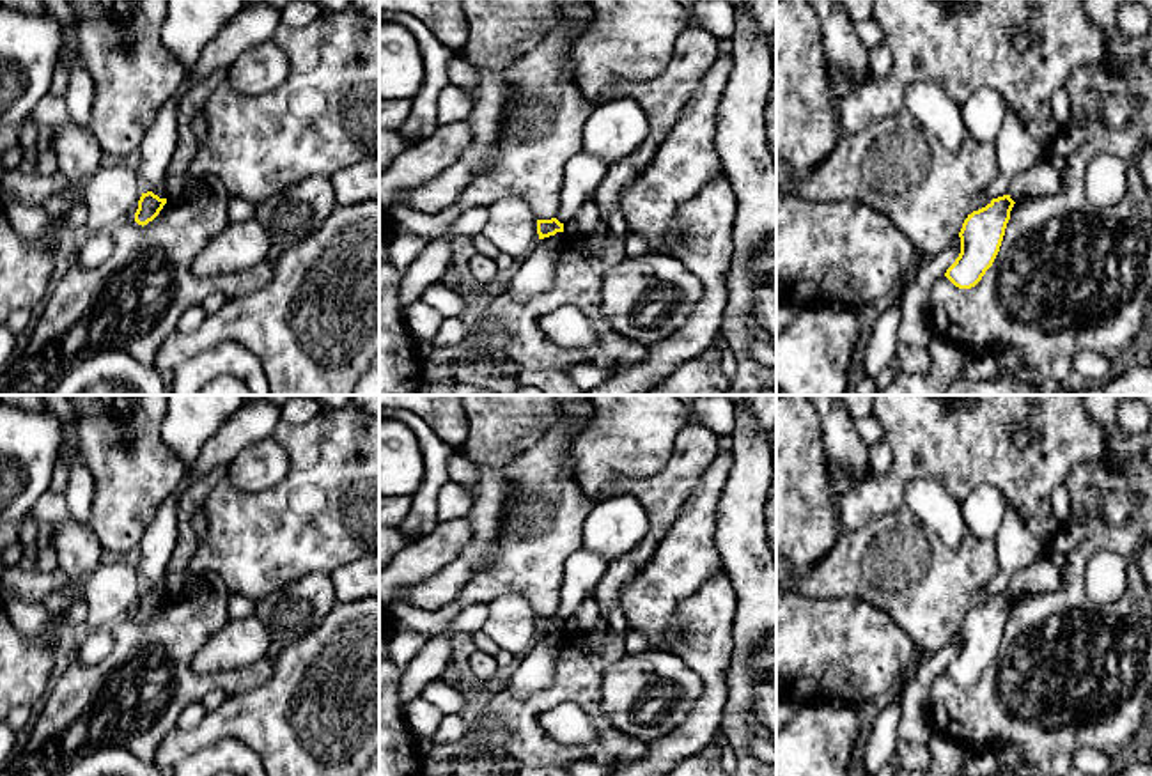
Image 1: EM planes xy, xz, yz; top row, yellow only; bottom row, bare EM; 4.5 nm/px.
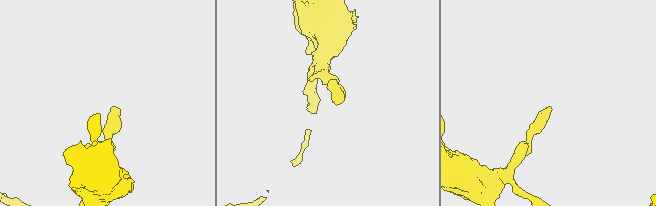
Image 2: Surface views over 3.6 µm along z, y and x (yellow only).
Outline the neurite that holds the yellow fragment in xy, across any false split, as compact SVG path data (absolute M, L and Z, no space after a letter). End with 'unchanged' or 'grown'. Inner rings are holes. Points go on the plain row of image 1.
M152 588L142 590L138 597L138 606L135 609L135 618L142 624L147 622L160 611L165 601L167 595L160 595Z | unchanged

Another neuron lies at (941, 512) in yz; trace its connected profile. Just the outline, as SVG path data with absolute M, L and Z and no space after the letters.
M932 478L907 482L904 501L946 546L959 547L962 544L966 528L961 503L939 482Z

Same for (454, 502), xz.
M448 482L440 493L440 523L466 516L471 505L471 496L461 485Z

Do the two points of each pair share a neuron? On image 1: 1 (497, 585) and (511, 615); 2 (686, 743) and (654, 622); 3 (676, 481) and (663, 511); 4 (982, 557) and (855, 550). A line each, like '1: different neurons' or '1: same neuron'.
1: different neurons
2: different neurons
3: same neuron
4: same neuron

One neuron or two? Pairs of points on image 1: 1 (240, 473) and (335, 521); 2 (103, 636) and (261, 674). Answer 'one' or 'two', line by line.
1: two
2: two

